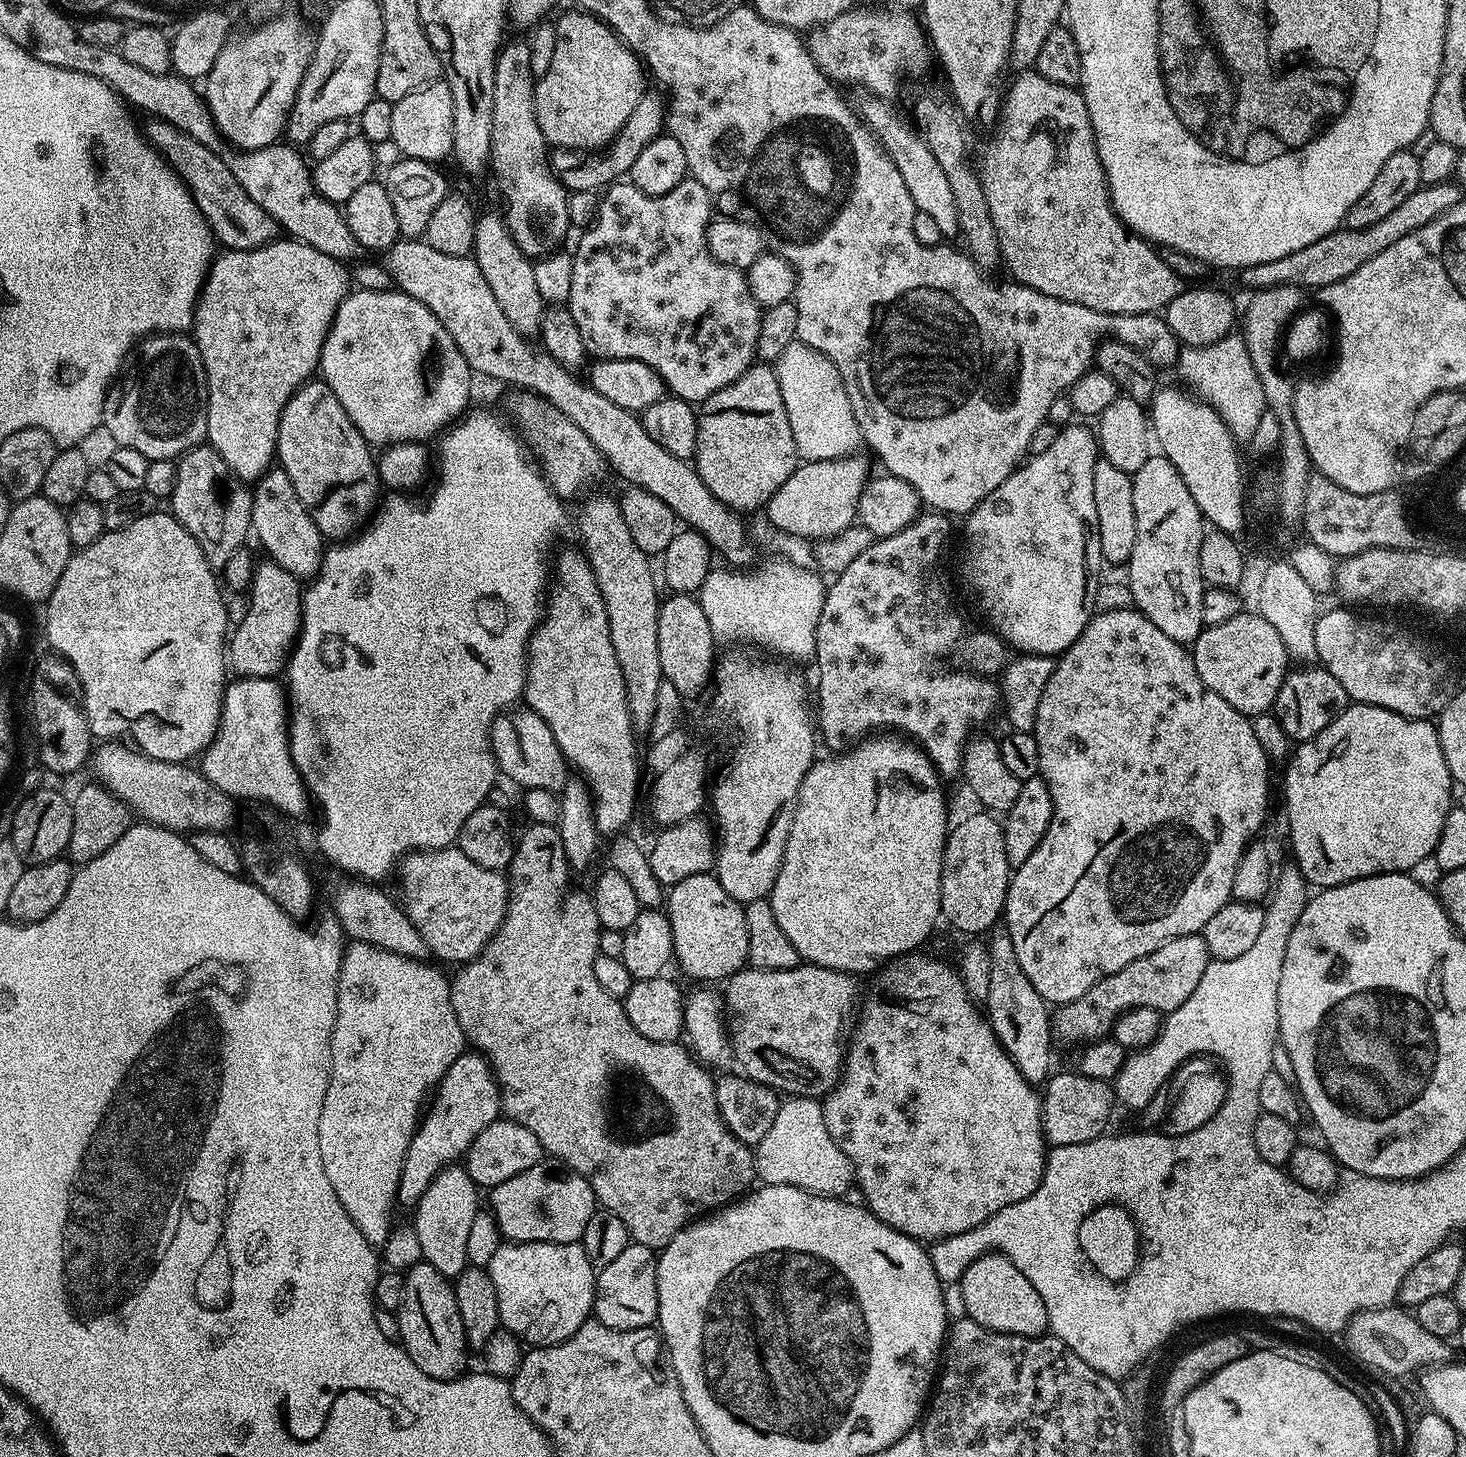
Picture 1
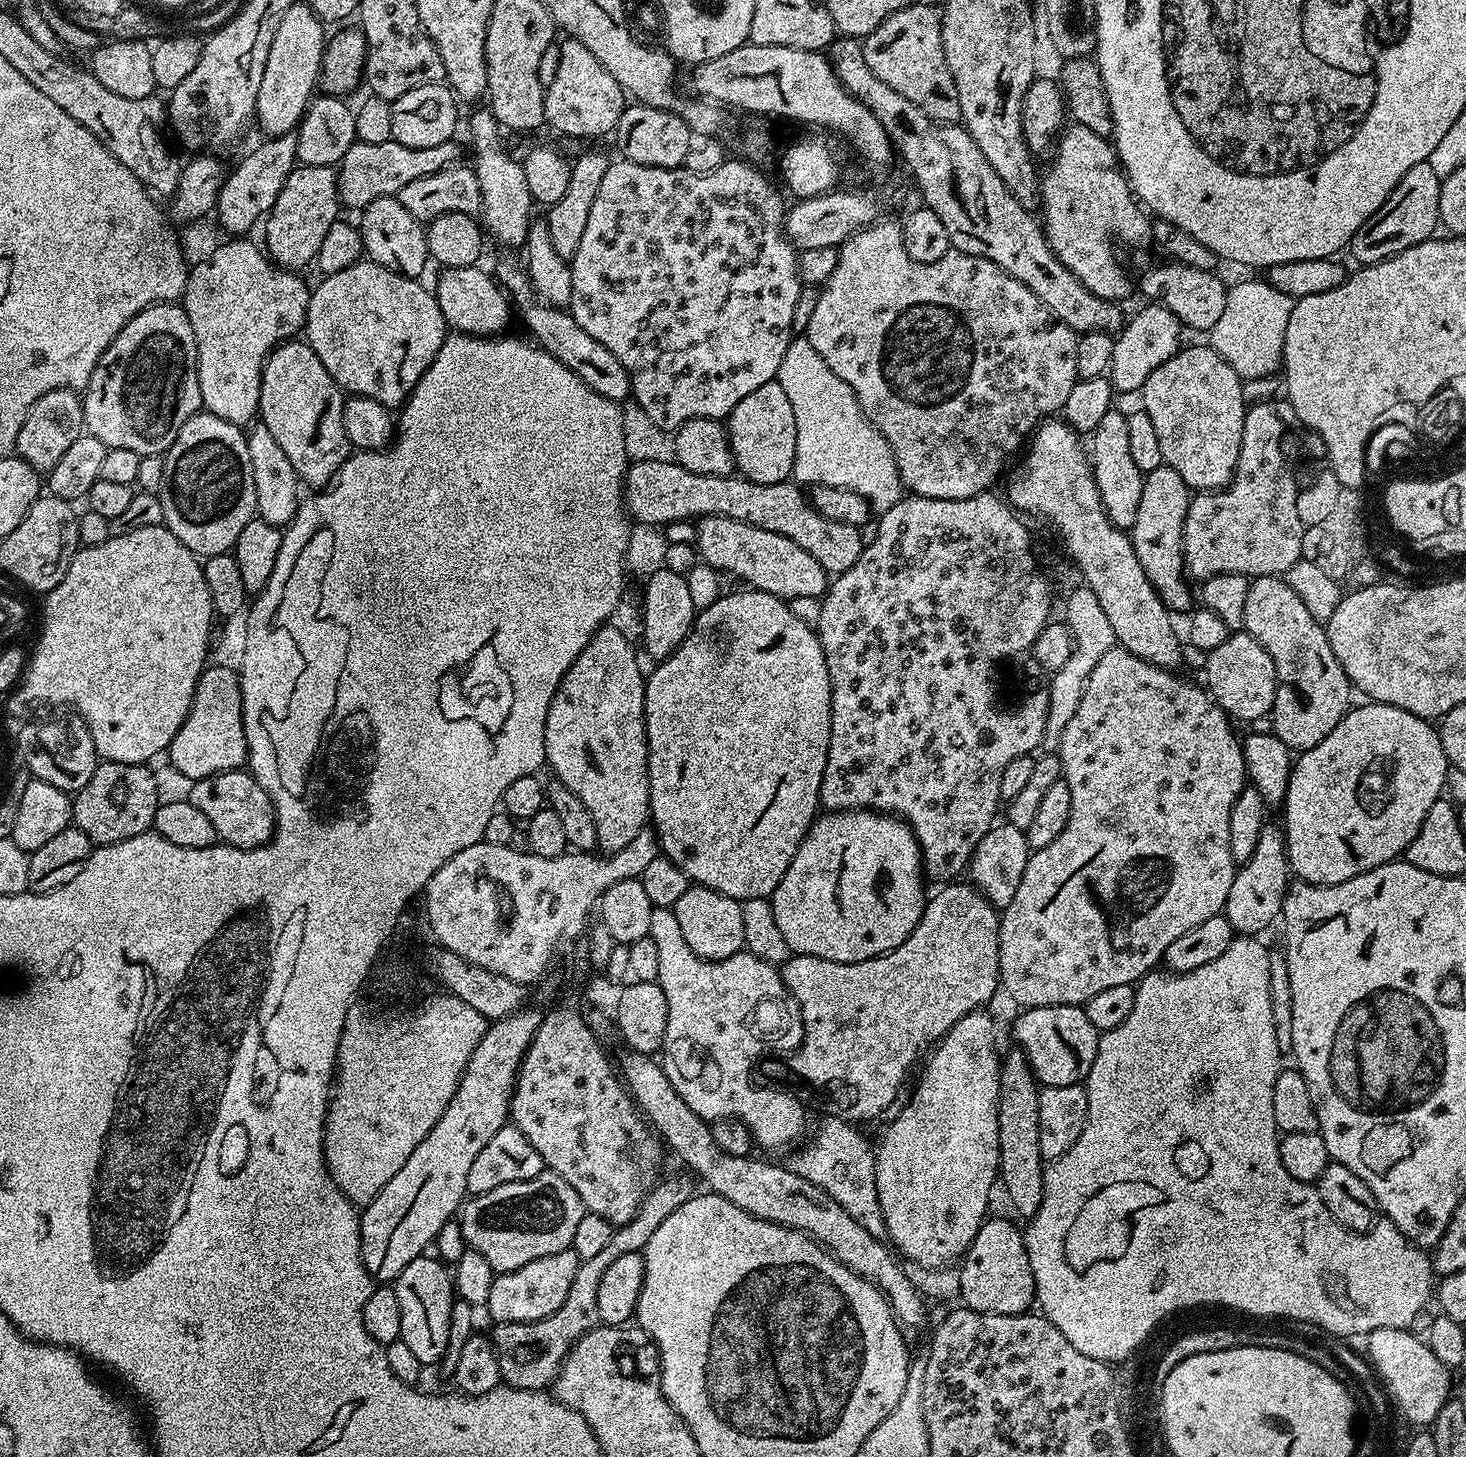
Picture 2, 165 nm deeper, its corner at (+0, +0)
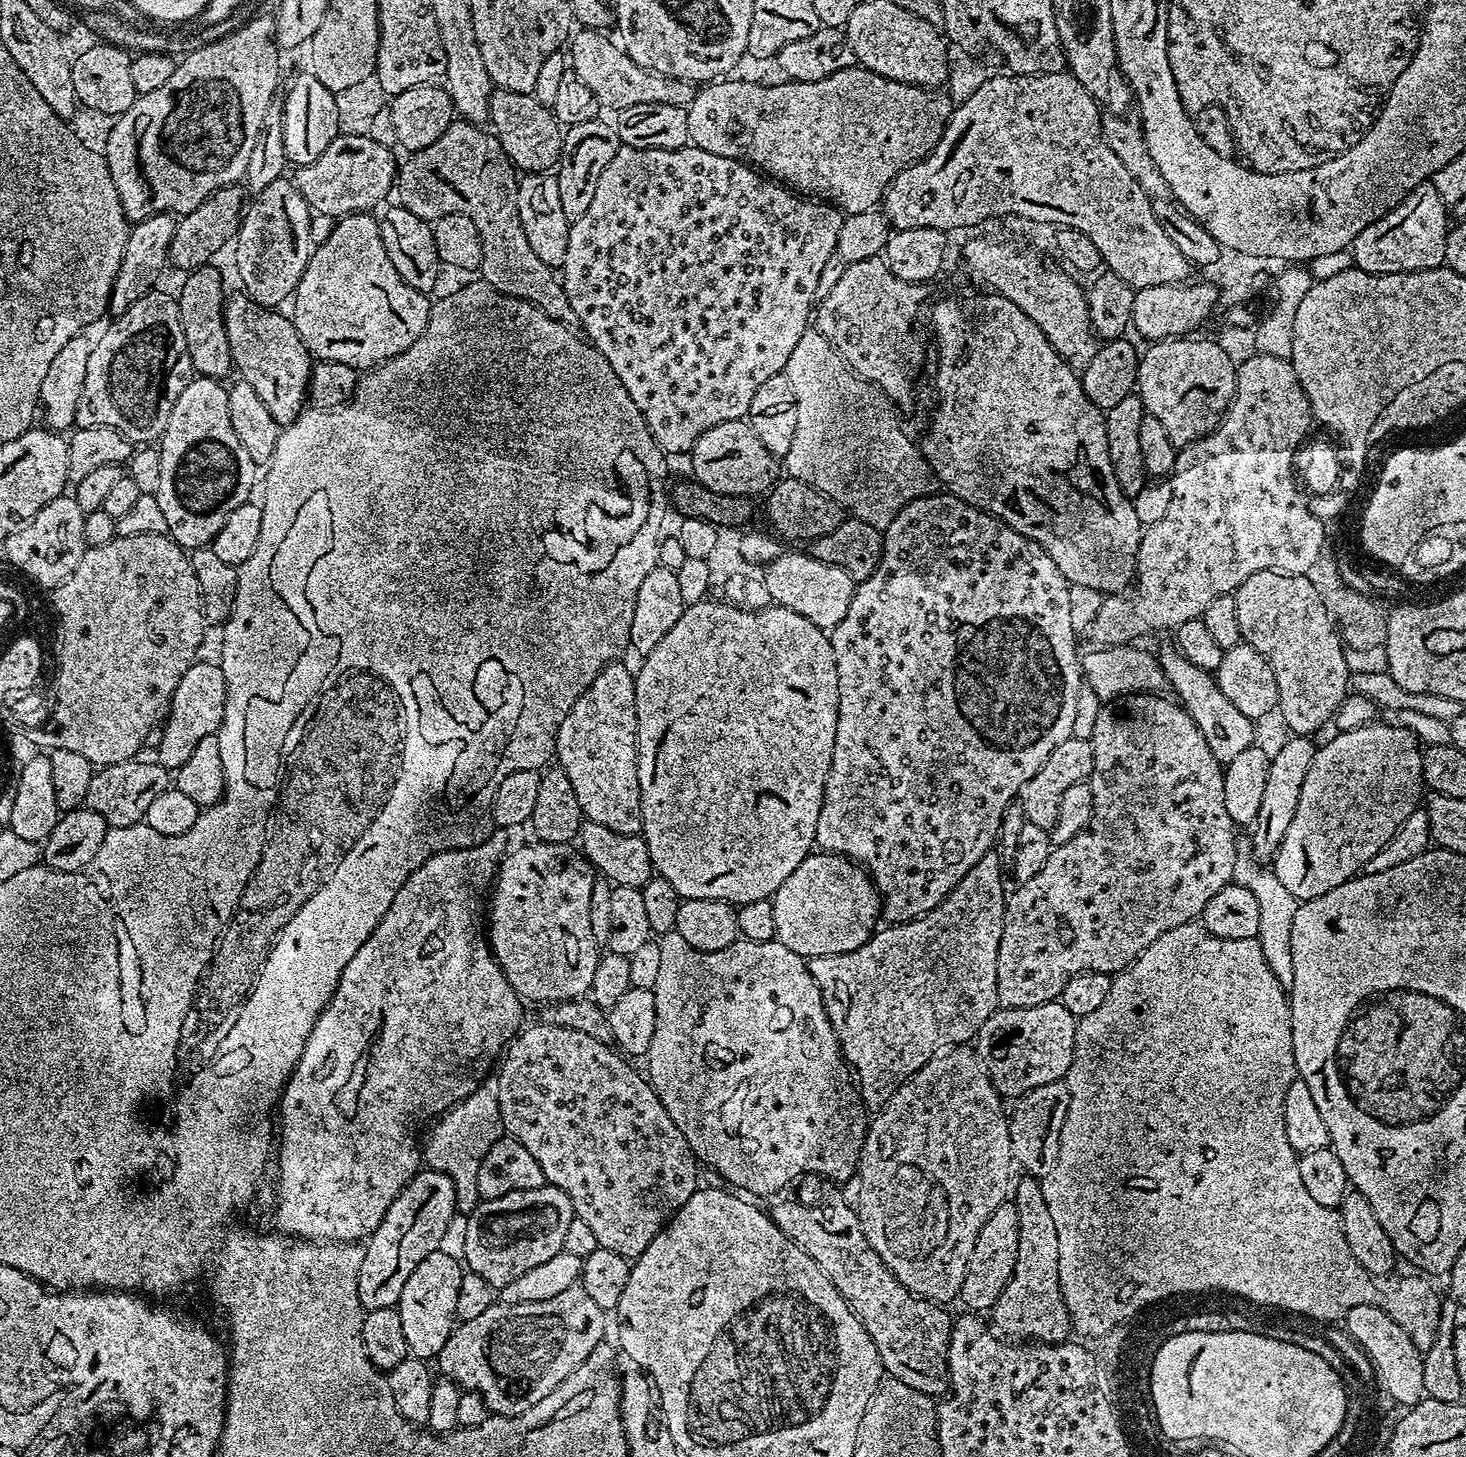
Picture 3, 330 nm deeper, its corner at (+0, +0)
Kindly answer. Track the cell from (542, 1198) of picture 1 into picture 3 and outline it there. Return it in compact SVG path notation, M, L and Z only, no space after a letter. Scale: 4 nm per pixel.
M545 1186L534 1190L518 1190L514 1194L504 1194L502 1198L481 1200L473 1212L467 1213L466 1248L463 1263L467 1271L478 1274L478 1278L486 1278L486 1282L494 1290L505 1288L514 1278L526 1274L534 1266L554 1258L554 1254L564 1251L566 1230L574 1219L572 1203L562 1190Z

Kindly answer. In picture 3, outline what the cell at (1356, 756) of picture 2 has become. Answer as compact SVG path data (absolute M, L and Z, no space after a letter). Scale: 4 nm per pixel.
M1363 724L1345 732L1337 731L1333 740L1317 747L1314 762L1306 770L1306 782L1298 794L1298 811L1290 826L1286 826L1286 838L1274 861L1274 871L1278 882L1294 894L1298 901L1318 898L1334 886L1351 880L1363 873L1366 862L1394 838L1398 826L1410 818L1410 814L1421 803L1420 791L1425 791L1424 752L1416 741L1416 736L1408 728L1399 728L1396 724Z

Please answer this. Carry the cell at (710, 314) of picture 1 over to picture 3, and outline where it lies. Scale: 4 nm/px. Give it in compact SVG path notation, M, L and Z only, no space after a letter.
M622 146L616 151L614 158L610 158L606 170L602 170L602 178L598 178L598 187L594 190L594 199L586 209L586 214L582 214L582 218L571 221L570 242L566 242L566 262L562 269L562 283L566 290L566 298L570 298L570 310L574 310L576 315L576 324L579 327L584 327L582 332L588 343L600 351L602 358L606 358L606 362L610 362L610 367L614 369L614 374L618 374L622 386L626 386L626 394L630 394L630 398L634 398L634 406L638 406L650 434L654 434L654 442L658 442L660 449L669 457L675 458L675 456L682 455L683 452L684 455L691 453L694 442L698 442L698 438L702 434L706 434L706 430L710 430L710 426L718 426L718 422L745 419L750 410L750 402L754 402L754 394L758 394L762 382L766 382L766 378L774 378L783 373L786 362L790 362L790 353L793 352L794 346L798 346L798 338L802 338L804 331L810 327L810 317L814 312L814 289L818 287L822 266L826 266L828 259L836 255L838 230L842 230L844 218L845 213L835 204L821 202L815 198L805 198L803 195L789 190L783 183L761 174L757 169L739 160L722 158L718 154L710 154L695 146L685 146L674 150L642 150L641 148Z

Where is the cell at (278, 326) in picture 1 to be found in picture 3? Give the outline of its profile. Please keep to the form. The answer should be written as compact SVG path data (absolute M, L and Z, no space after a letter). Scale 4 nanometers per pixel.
M212 266L193 268L183 279L184 285L181 286L180 292L178 291L180 321L182 334L186 334L186 346L193 369L202 376L224 378L224 375L228 371L231 373L234 368L224 325L226 287L224 288L219 274L212 269Z

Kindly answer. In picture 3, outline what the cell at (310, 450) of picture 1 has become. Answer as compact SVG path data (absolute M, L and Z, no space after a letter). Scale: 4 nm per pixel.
M229 291L224 301L224 325L235 371L240 371L239 379L250 382L266 410L270 410L280 425L291 424L306 408L313 357L283 311L261 308L247 292L235 291Z

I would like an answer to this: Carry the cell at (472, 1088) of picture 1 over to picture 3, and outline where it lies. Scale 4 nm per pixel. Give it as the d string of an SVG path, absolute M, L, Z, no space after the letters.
M417 1171L411 1182L390 1202L380 1225L364 1244L364 1257L358 1274L358 1298L365 1312L396 1308L402 1298L406 1278L414 1274L418 1262L437 1251L442 1234L456 1211L456 1187L446 1174Z

